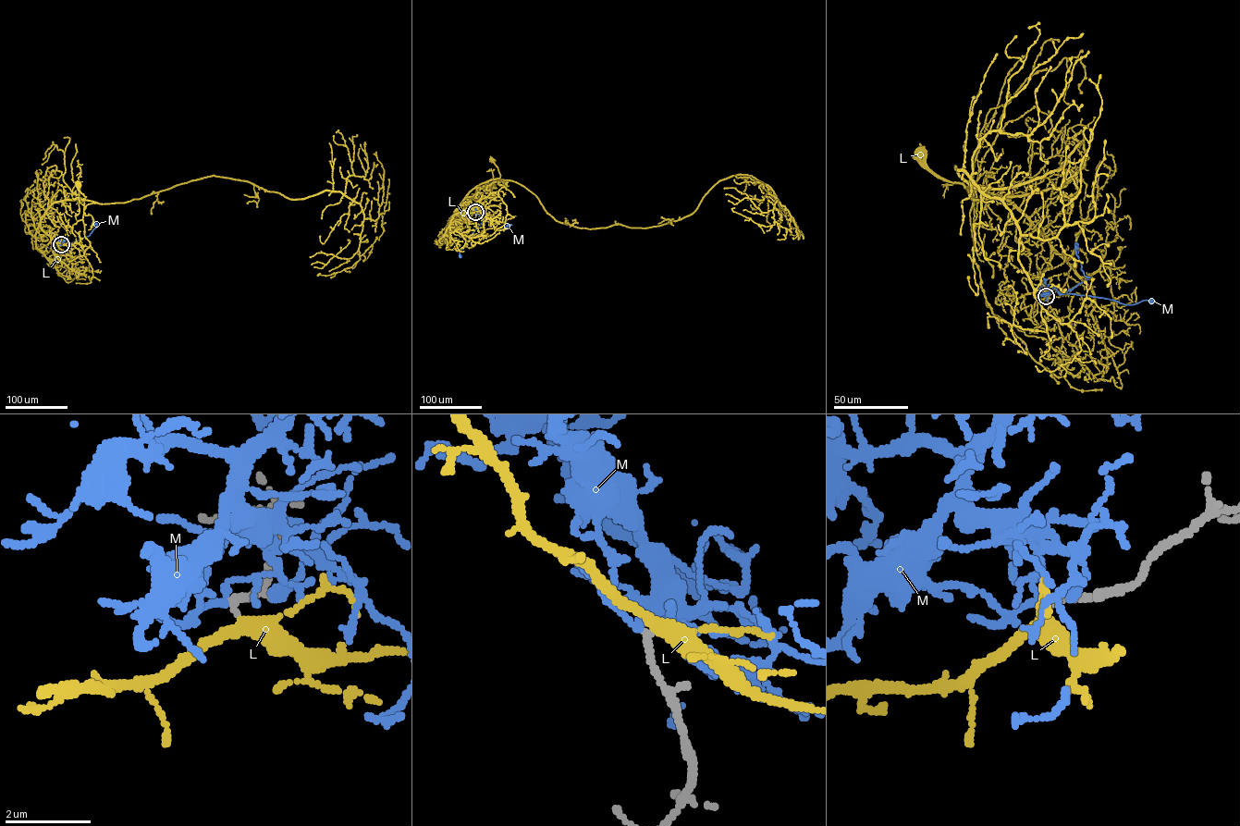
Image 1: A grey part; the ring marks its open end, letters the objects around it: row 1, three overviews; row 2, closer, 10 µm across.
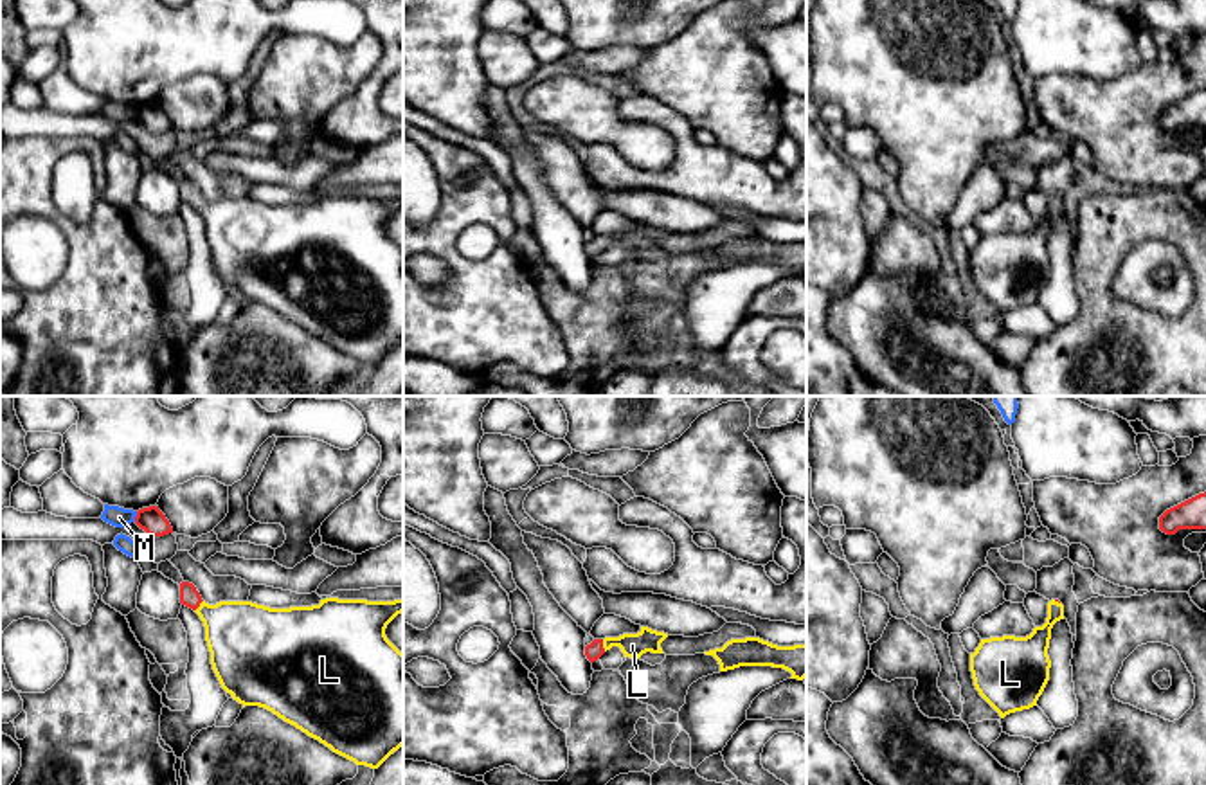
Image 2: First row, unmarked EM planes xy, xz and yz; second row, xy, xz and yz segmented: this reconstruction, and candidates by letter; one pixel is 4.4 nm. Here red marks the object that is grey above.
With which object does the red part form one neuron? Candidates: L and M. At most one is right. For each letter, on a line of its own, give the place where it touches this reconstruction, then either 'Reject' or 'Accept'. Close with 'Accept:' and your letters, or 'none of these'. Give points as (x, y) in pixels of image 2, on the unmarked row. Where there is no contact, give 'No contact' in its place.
L: Touches red at xz (602, 242). Accept
M: Touches red at xy (135, 114). Reject
Accept: L

